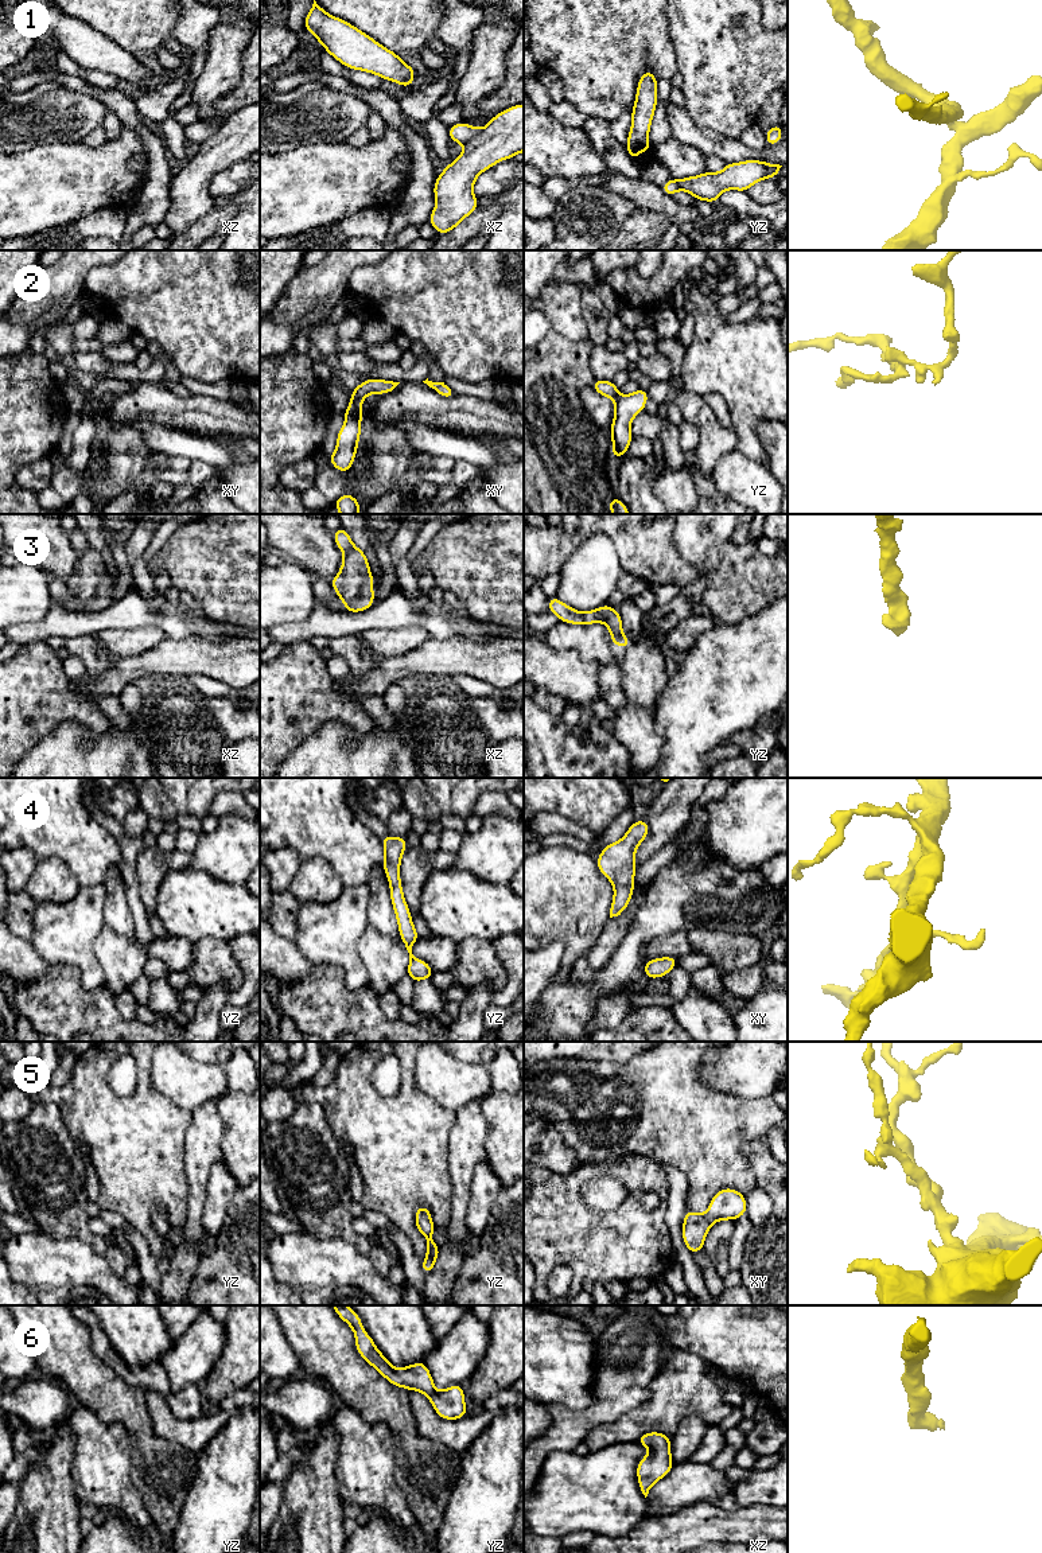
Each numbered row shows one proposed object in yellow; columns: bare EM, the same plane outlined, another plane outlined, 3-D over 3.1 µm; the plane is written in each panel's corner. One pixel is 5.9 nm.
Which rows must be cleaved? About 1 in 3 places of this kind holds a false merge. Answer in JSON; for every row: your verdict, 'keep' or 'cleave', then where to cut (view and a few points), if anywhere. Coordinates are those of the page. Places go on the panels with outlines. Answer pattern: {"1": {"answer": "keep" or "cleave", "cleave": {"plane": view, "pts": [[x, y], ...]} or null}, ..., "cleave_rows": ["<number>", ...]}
{"1": {"answer": "cleave", "cleave": {"plane": "xz", "pts": [[481, 129], [463, 143]]}}, "2": {"answer": "cleave", "cleave": {"plane": "xy", "pts": [[352, 396], [361, 401]]}}, "3": {"answer": "keep", "cleave": null}, "4": {"answer": "keep", "cleave": null}, "5": {"answer": "keep", "cleave": null}, "6": {"answer": "keep", "cleave": null}, "cleave_rows": ["1", "2"]}

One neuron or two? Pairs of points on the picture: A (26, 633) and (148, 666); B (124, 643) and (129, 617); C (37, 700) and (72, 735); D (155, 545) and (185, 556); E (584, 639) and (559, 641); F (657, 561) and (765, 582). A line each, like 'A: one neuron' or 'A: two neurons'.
A: two neurons
B: two neurons
C: two neurons
D: two neurons
E: one neuron
F: two neurons

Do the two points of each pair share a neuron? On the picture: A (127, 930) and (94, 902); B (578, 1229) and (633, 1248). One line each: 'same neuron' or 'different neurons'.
A: different neurons
B: same neuron

